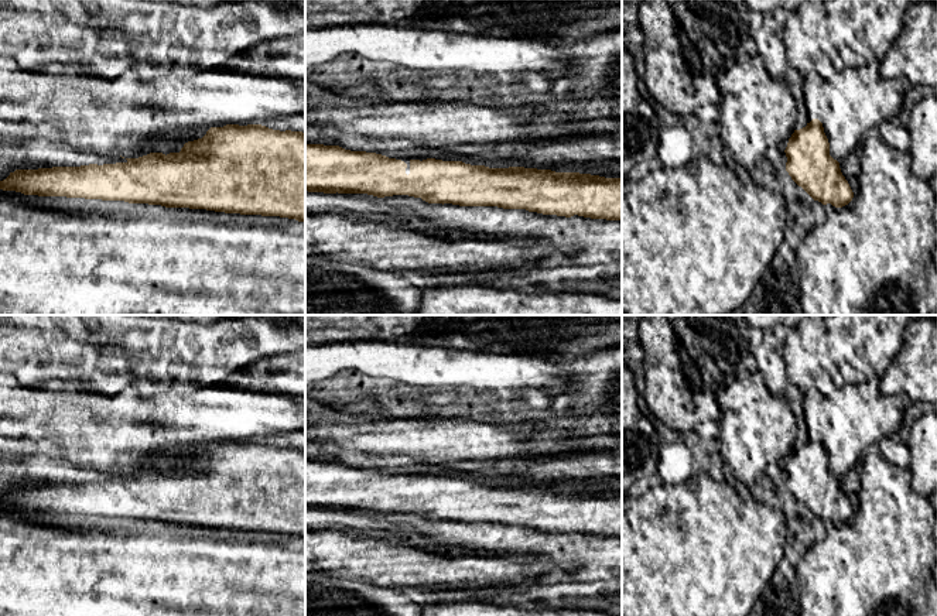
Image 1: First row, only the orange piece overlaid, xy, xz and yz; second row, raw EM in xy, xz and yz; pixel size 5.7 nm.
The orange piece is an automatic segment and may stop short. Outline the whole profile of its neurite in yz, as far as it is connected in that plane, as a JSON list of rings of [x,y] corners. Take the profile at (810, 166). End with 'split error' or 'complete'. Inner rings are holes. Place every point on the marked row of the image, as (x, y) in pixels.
[[[818,119],[794,130],[784,153],[786,171],[814,201],[835,208],[852,201],[854,192],[841,172],[839,162],[830,155],[830,143]]]; complete

